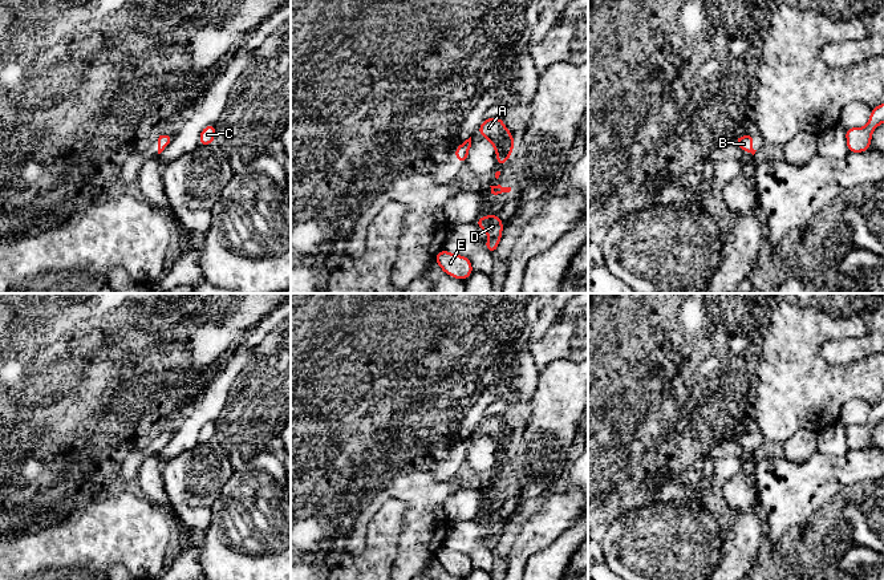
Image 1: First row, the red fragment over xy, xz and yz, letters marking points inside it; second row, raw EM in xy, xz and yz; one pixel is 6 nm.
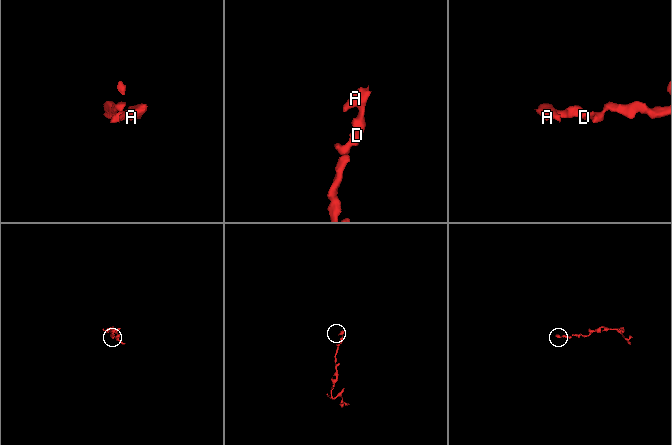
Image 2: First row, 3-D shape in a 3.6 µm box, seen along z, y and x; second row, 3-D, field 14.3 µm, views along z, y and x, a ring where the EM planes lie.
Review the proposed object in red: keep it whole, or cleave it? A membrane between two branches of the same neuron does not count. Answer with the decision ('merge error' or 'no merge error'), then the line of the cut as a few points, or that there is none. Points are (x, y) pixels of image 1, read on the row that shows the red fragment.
no merge error | no cut

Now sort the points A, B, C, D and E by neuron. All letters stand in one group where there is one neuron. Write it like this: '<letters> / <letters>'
A B C D E

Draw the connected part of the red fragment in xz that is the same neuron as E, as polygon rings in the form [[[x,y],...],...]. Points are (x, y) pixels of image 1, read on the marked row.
[[[443,248],[435,255],[434,260],[445,273],[463,281],[469,279],[474,271],[469,257],[450,254]]]

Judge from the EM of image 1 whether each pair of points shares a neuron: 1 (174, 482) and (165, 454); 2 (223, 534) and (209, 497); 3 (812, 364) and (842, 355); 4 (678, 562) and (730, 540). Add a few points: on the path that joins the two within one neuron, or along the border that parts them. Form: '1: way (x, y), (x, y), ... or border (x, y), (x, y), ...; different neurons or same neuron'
1: border (194, 447), (179, 453), (163, 463); different neurons
2: border (228, 479), (213, 505); different neurons
3: border (820, 345), (820, 353), (832, 364), (856, 360); different neurons
4: border (721, 530), (721, 558), (716, 566); different neurons

